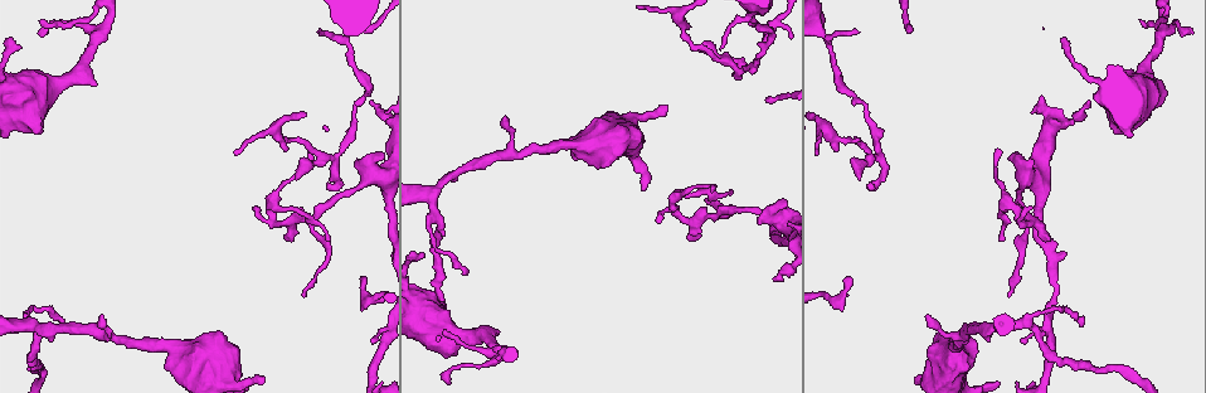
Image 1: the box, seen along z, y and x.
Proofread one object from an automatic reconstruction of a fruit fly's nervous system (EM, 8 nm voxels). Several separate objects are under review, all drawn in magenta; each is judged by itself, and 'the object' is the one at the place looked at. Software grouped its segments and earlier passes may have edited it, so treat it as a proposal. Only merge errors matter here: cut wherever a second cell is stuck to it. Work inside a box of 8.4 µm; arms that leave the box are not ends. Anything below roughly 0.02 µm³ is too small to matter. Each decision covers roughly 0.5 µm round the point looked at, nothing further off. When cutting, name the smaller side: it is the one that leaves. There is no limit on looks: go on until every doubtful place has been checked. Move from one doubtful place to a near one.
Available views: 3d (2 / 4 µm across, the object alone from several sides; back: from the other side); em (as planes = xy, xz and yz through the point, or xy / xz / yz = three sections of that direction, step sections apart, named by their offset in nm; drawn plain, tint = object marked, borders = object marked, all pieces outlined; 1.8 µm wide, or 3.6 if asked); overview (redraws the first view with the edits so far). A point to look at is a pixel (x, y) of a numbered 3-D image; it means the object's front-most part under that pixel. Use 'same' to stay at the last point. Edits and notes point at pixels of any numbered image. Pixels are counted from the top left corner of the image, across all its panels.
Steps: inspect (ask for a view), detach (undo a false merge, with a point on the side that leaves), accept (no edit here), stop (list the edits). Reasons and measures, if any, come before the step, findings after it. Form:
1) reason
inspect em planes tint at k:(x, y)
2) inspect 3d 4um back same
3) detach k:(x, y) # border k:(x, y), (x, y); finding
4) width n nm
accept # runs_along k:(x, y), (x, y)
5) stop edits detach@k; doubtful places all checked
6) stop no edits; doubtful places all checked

narrows sharply
inspect 3d 4um at 1:(1027, 222)

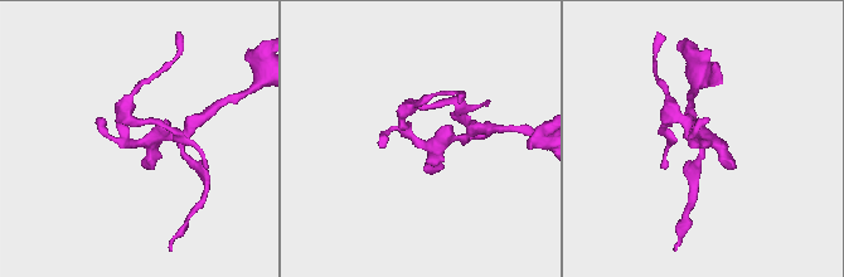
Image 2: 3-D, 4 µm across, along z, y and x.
inspect em xy step 8 tint at 2:(414, 139)

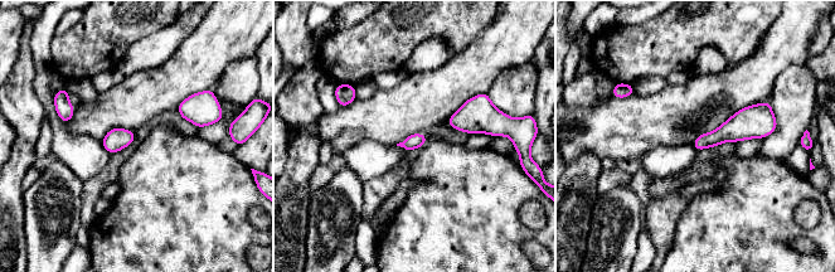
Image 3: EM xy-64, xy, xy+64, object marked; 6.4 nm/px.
accept # one cell here

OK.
closes a loop
inspect em yz step 16 tint at 1:(973, 359)

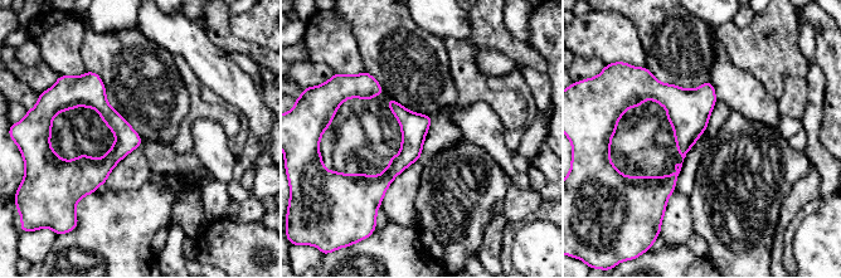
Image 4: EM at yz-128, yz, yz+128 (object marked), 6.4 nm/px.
cut it another way
inspect em planes tint same

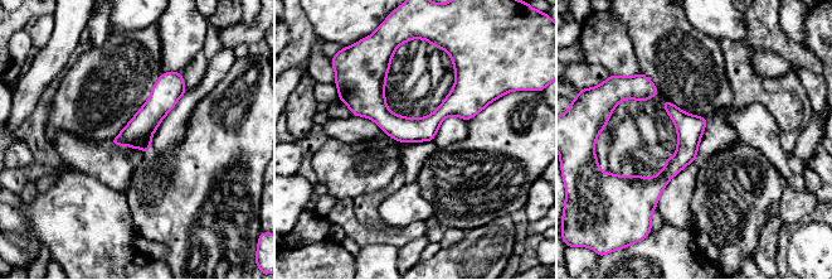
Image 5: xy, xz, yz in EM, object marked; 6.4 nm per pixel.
accept # runs_along 5:(376, 75), (397, 126), (481, 105); continuous, no second cell

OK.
sharp bend
inspect 3d 4um back at 1:(378, 178)

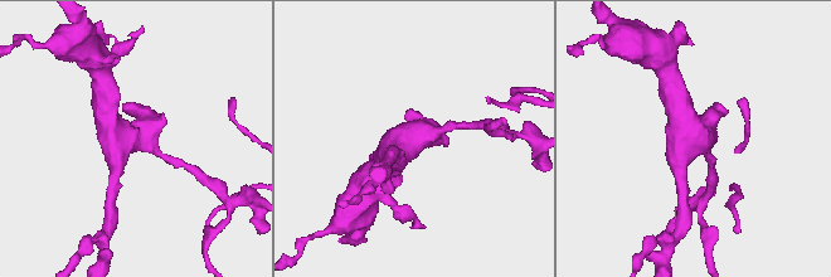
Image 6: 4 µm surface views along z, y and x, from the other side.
inspect em planes plain at 6:(411, 139)

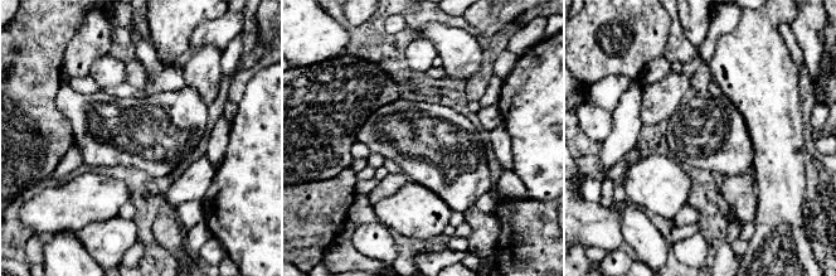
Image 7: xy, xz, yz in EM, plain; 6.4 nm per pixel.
inspect em planes tint same

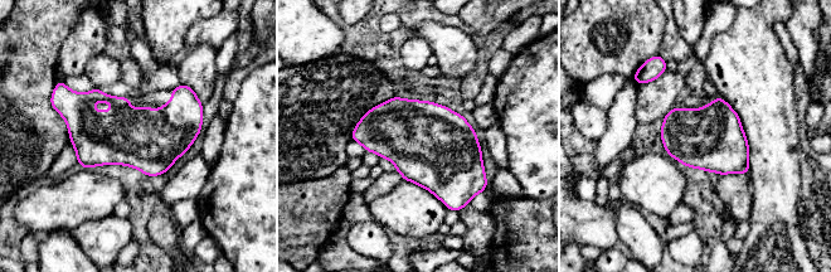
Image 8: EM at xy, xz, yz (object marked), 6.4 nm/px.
accept # continuous, no second cell

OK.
sharp bend
inspect 3d 4um at 1:(741, 70)

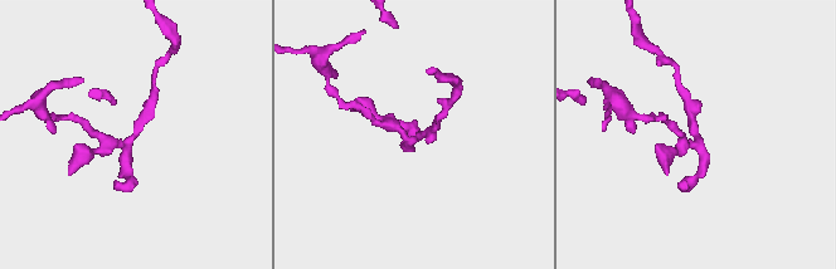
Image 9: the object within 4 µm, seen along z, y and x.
inspect em planes tint at 9:(412, 138)

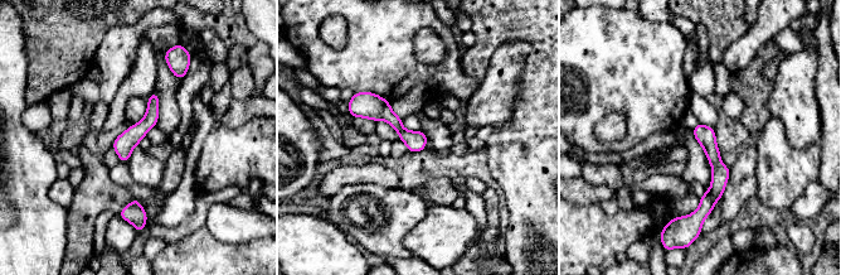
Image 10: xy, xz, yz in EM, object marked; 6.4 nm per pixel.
accept # runs_along 10:(699, 128), (718, 167), (705, 212); one cell here

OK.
sharp bend
inspect em 3.6um planes tint at 1:(430, 316)

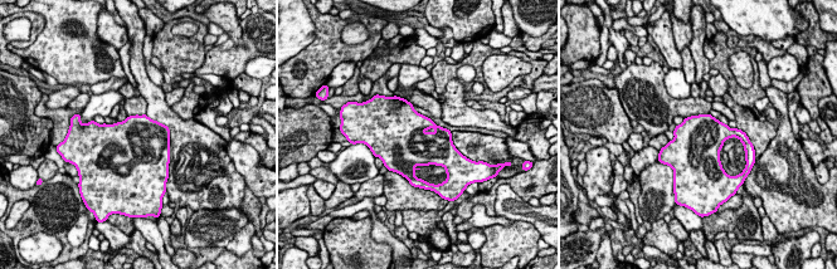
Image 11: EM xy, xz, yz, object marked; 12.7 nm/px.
accept # all the same cell

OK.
stop no edits; doubtful places all checked

